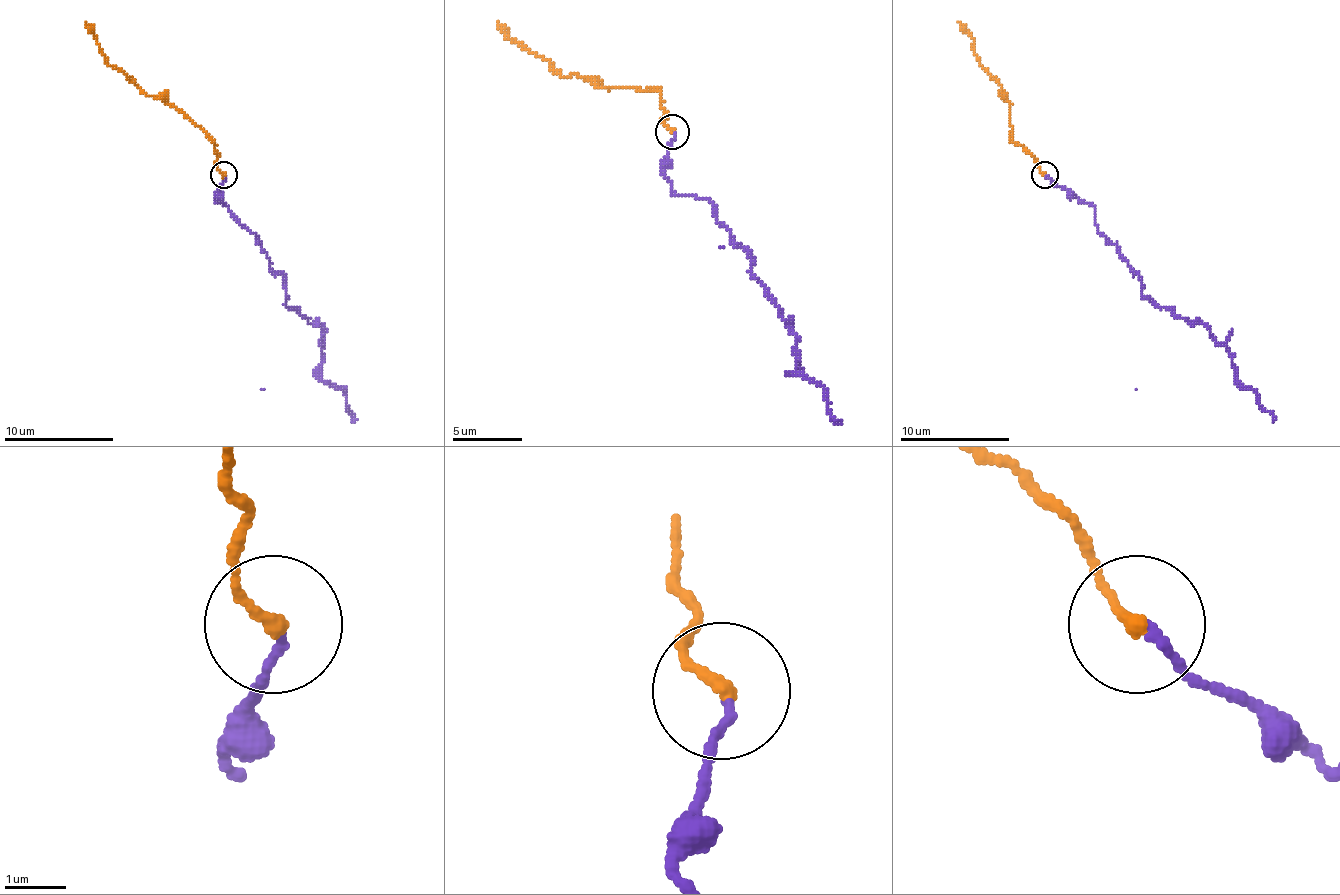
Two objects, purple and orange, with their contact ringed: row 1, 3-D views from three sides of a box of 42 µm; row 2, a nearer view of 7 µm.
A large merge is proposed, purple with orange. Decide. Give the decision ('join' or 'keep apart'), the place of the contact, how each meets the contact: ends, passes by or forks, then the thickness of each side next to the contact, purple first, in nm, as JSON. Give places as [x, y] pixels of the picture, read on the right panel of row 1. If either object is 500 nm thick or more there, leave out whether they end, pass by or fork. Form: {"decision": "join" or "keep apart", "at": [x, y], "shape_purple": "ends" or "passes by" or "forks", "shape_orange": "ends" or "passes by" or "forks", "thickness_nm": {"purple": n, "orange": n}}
{"decision": "join", "at": [1045, 175], "shape_purple": "ends", "shape_orange": "ends", "thickness_nm": {"purple": 130, "orange": 220}}

